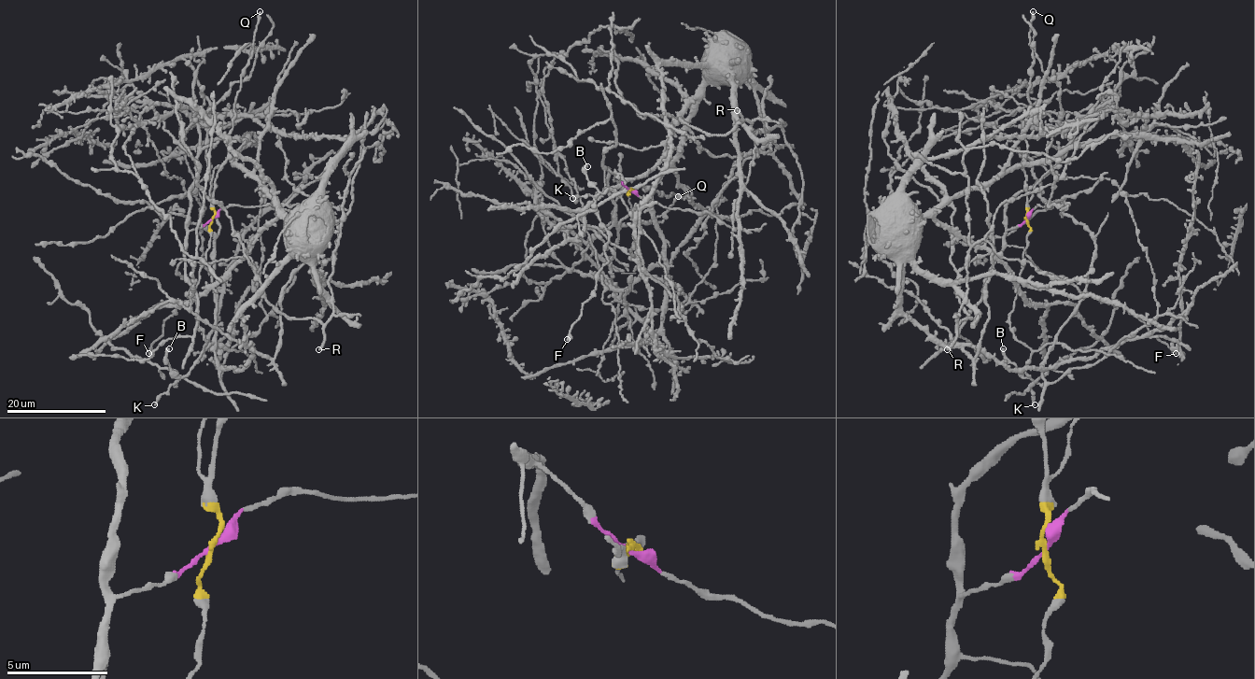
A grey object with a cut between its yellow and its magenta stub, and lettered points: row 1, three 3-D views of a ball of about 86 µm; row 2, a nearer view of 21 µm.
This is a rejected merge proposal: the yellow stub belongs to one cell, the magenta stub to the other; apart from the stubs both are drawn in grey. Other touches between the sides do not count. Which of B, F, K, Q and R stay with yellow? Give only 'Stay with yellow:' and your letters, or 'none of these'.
Stay with yellow: B, K, Q

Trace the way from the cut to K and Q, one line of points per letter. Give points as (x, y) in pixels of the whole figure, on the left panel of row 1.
K: (212, 219), (209, 247), (196, 286), (196, 315), (205, 344), (197, 362), (163, 392), (155, 404)
Q: (212, 219), (215, 178), (228, 152), (227, 134), (233, 123), (234, 98), (242, 70), (252, 55), (260, 11)

